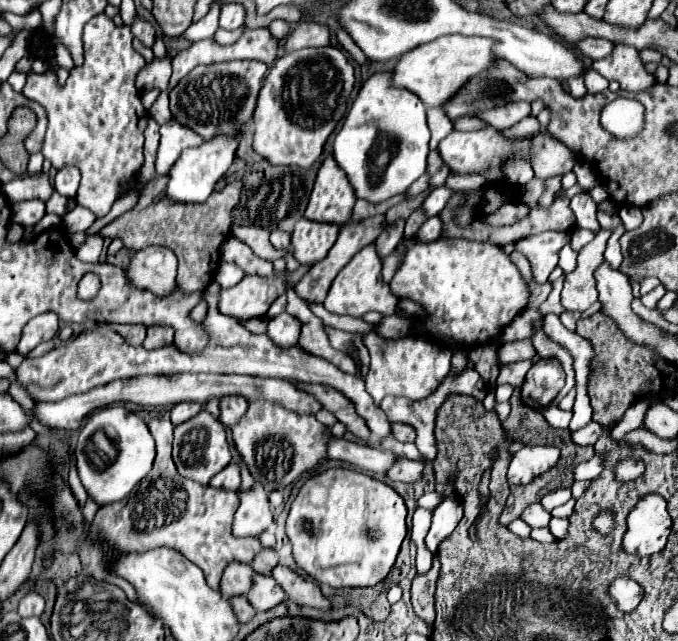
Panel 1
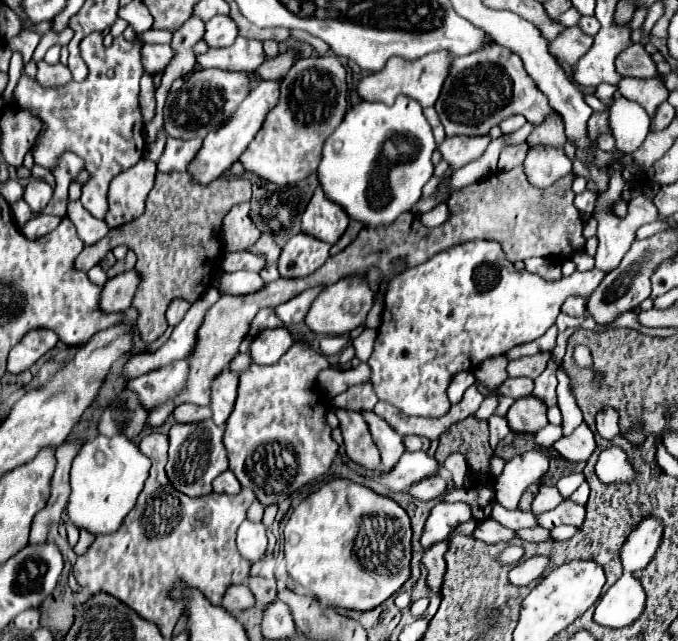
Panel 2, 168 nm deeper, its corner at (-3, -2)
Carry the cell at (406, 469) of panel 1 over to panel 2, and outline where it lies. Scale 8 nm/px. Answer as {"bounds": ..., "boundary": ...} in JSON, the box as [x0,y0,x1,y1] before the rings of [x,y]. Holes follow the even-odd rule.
{"bounds":[409,476,447,502],"boundary":[[[431,476],[431,478],[425,478],[425,480],[417,482],[417,484],[413,484],[409,488],[409,494],[415,496],[417,500],[427,502],[427,500],[435,500],[435,498],[443,496],[445,488],[447,488],[447,484],[445,484],[445,480],[441,476]]]}

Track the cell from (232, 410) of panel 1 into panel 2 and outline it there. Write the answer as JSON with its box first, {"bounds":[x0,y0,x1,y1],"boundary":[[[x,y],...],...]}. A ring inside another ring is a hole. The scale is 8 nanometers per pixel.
{"bounds":[211,370,239,426],"boundary":[[[223,370],[217,374],[217,378],[211,384],[211,410],[213,410],[213,420],[217,426],[225,426],[229,414],[233,412],[233,402],[237,398],[237,382],[239,376],[233,370]]]}

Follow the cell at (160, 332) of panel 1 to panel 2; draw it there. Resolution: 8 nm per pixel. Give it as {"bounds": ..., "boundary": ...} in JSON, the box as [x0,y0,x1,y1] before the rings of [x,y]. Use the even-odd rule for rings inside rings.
{"bounds":[75,172,251,344],"boundary":[[[157,172],[155,176],[155,186],[149,192],[147,198],[147,208],[143,212],[143,216],[139,216],[137,220],[113,228],[109,230],[109,234],[99,240],[93,246],[85,246],[83,252],[75,258],[75,268],[89,272],[95,264],[99,264],[108,251],[111,251],[115,246],[125,244],[127,248],[133,248],[133,252],[137,254],[137,262],[135,264],[135,272],[141,276],[139,288],[135,292],[133,298],[133,306],[137,306],[139,310],[139,318],[137,318],[137,330],[143,338],[143,342],[151,344],[155,342],[159,336],[163,336],[163,332],[167,330],[166,310],[167,306],[175,300],[182,298],[193,304],[204,292],[207,286],[211,286],[211,274],[215,272],[215,264],[219,264],[221,258],[221,222],[225,218],[225,214],[231,210],[231,206],[241,204],[241,202],[249,202],[251,198],[251,184],[247,180],[241,178],[217,178],[207,186],[201,186],[197,182],[193,182],[193,178],[189,178],[187,172]]]}

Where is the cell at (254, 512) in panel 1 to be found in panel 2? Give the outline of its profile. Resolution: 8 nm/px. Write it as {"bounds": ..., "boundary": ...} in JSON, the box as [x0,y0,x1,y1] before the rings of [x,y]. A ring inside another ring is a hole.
{"bounds":[237,520,267,564],"boundary":[[[245,520],[239,530],[237,530],[237,548],[239,548],[239,554],[255,564],[259,560],[265,558],[267,554],[267,536],[265,536],[267,528],[261,524],[261,522],[249,522]]]}

